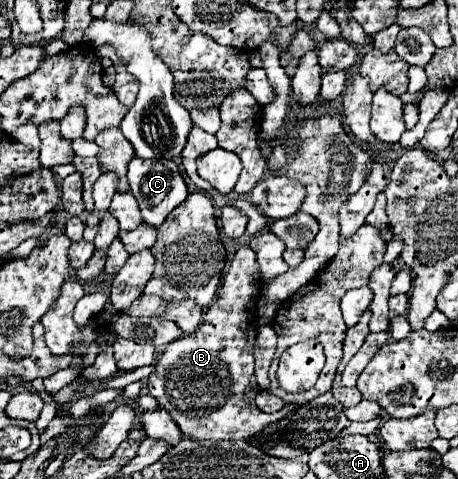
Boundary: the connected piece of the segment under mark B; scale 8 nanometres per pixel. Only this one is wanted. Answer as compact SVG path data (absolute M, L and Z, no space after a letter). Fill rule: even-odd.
M243 245L231 265L229 271L223 279L223 287L213 301L213 305L207 309L203 323L199 329L191 335L185 335L171 345L167 345L161 355L155 361L155 371L149 375L149 395L153 395L161 407L165 407L173 421L179 425L179 429L189 437L189 439L209 439L209 441L223 441L223 439L249 439L263 431L269 424L286 418L289 413L293 413L299 405L287 403L281 411L267 415L257 409L255 403L247 405L243 401L243 389L247 389L247 381L251 381L251 371L253 371L253 343L257 337L257 303L261 297L261 271L257 265L255 251L247 245Z

